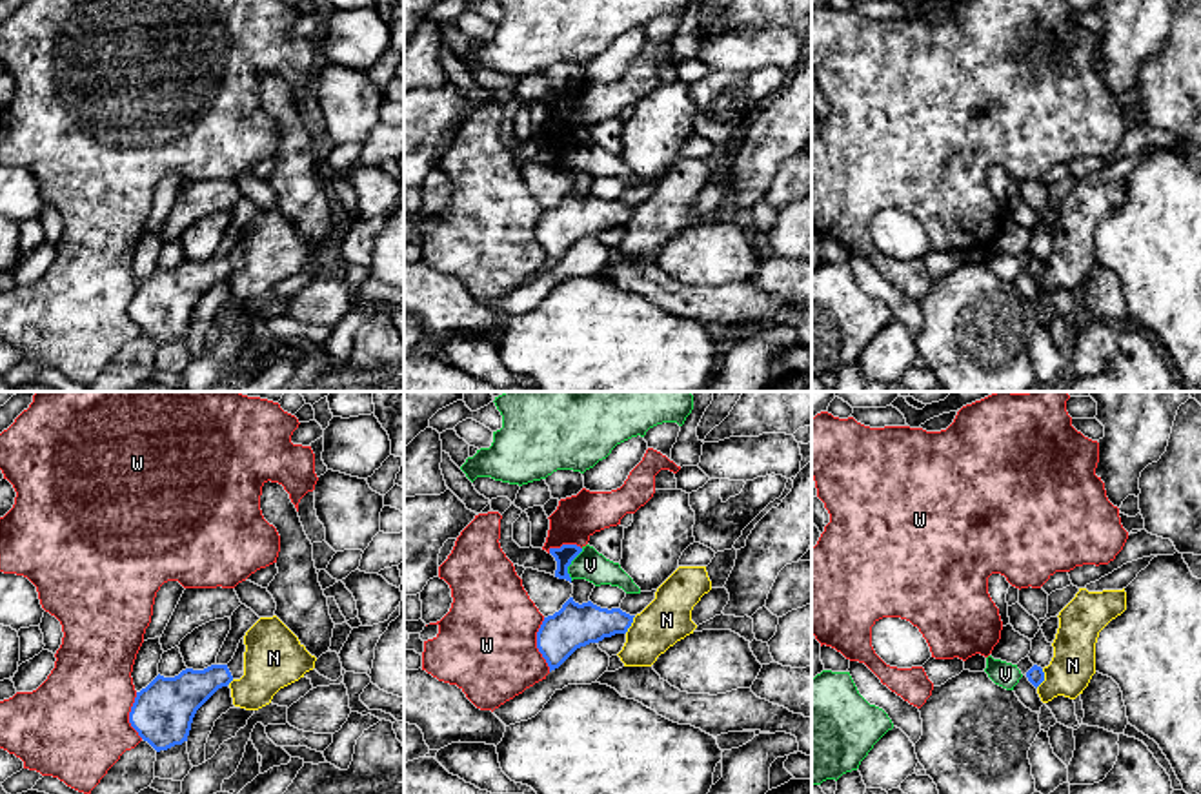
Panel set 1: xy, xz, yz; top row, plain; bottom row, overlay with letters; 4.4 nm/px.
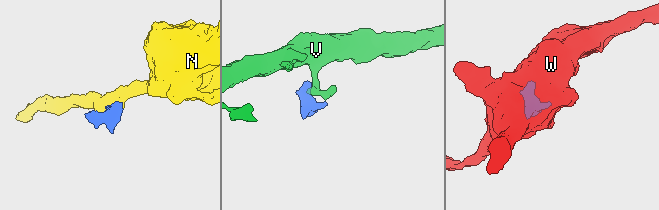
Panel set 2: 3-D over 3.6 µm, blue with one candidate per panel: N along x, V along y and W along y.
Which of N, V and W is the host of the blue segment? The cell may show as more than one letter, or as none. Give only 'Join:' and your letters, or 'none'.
Join: none

